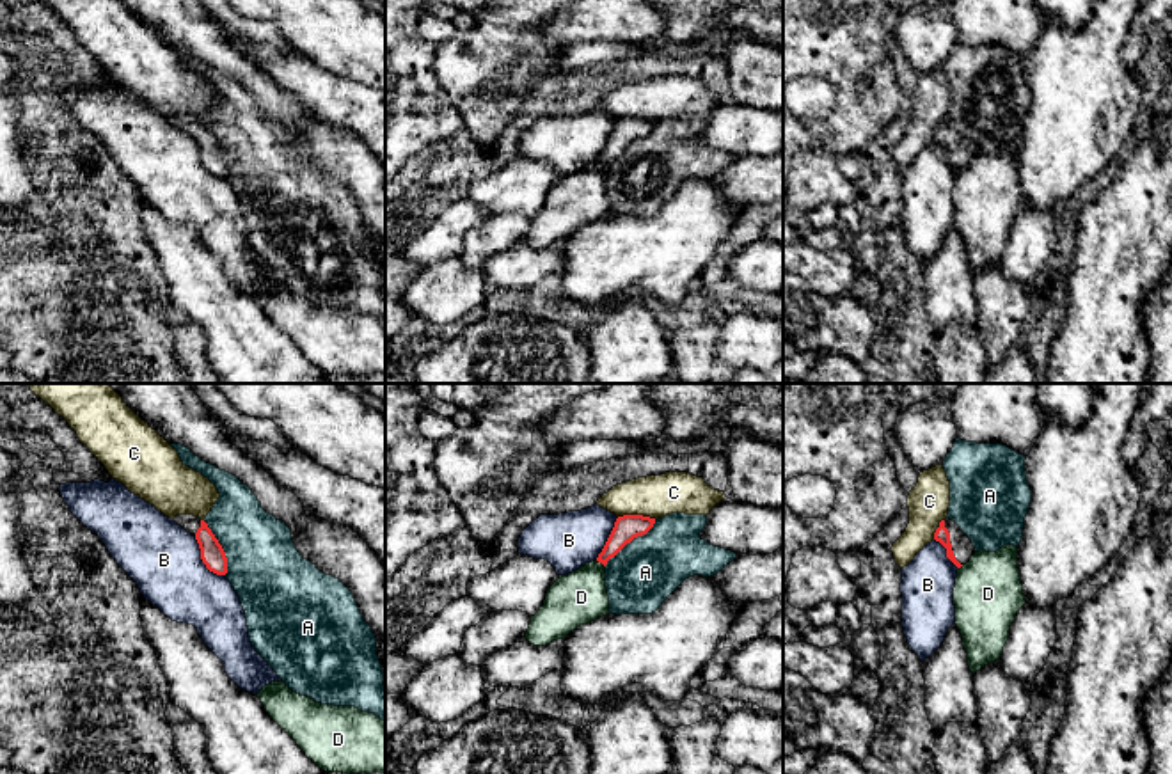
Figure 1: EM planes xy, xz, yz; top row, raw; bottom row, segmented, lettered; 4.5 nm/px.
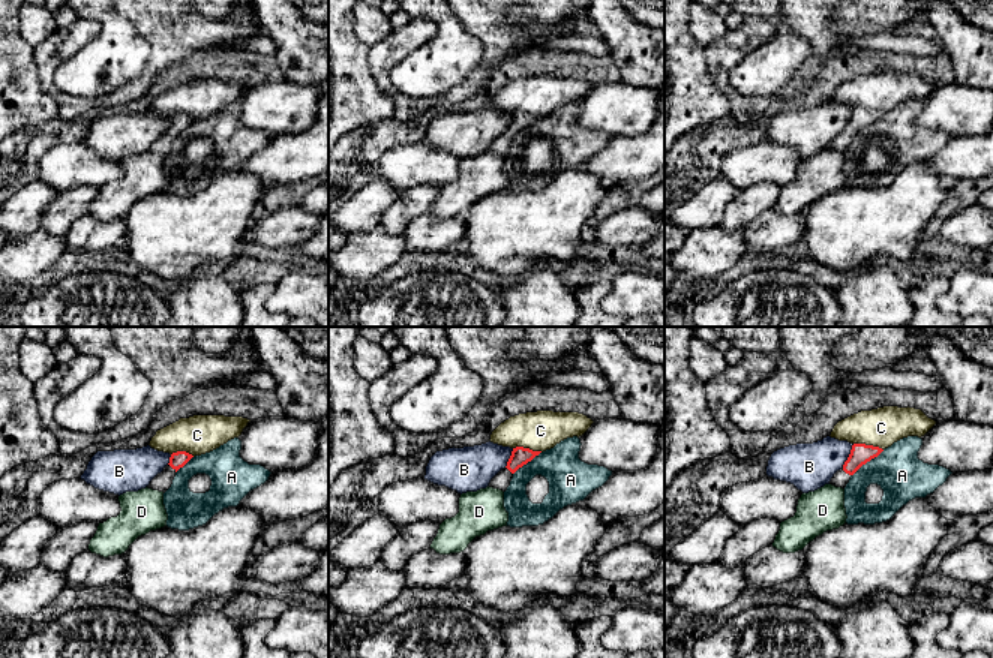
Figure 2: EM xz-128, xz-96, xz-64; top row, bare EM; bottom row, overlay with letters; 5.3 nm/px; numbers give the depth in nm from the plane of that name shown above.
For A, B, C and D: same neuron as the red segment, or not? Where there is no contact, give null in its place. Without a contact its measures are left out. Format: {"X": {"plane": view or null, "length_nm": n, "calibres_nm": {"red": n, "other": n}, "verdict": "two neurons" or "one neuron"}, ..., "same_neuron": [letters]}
{"A": {"plane": "xz", "length_nm": 320, "calibres_nm": {"red": 120, "other": 300}, "verdict": "two neurons"}, "B": {"plane": "xy", "length_nm": 240, "calibres_nm": {"red": 110, "other": 320}, "verdict": "two neurons"}, "C": {"plane": "xz", "length_nm": 180, "calibres_nm": {"red": 120, "other": 190}, "verdict": "two neurons"}, "D": {"plane": "xz", "length_nm": 60, "calibres_nm": {"red": 120, "other": 240}, "verdict": "two neurons"}, "same_neuron": []}

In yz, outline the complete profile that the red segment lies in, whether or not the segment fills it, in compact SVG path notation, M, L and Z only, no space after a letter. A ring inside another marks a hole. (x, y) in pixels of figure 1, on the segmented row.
M945 518L939 522L934 540L939 541L946 549L946 557L961 568L966 565L971 556L975 554L975 547L971 540L961 531L961 527L950 520Z

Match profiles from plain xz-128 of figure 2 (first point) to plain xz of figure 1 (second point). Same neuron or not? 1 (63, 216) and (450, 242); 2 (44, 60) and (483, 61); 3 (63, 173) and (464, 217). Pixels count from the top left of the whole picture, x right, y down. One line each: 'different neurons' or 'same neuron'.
1: different neurons
2: same neuron
3: different neurons

